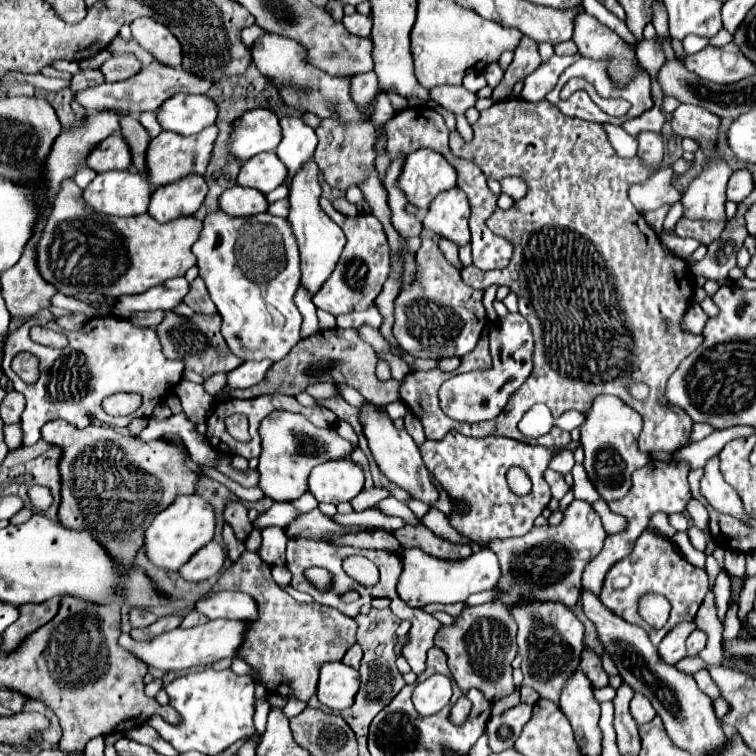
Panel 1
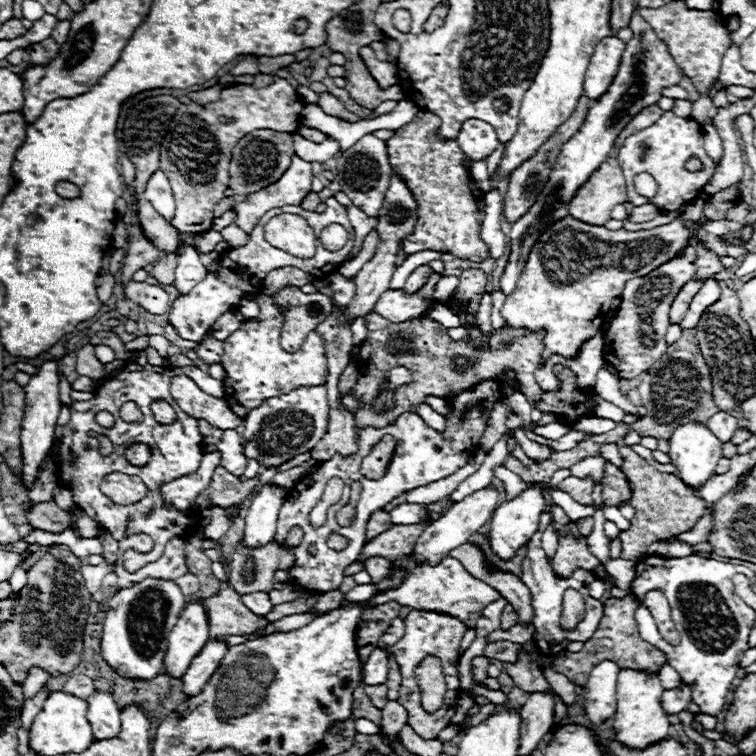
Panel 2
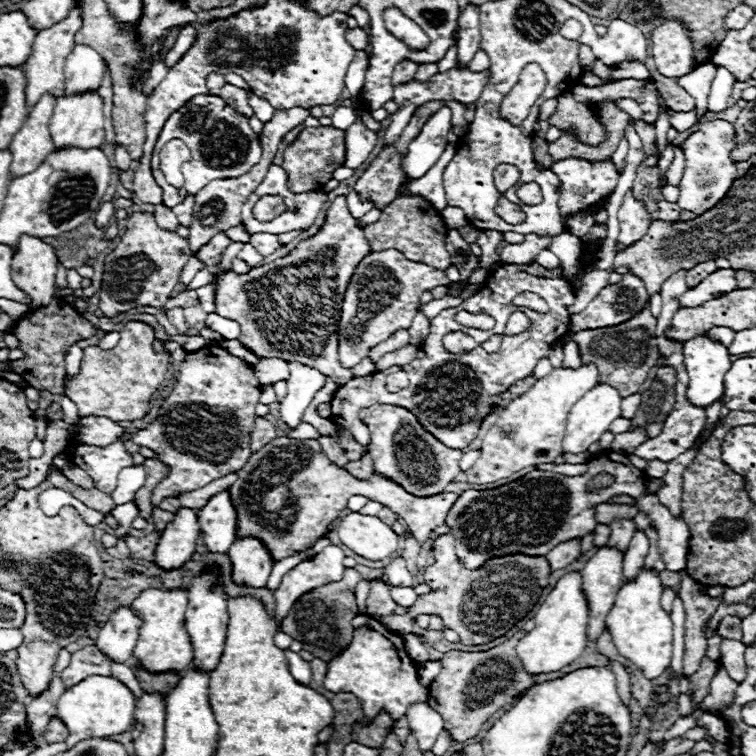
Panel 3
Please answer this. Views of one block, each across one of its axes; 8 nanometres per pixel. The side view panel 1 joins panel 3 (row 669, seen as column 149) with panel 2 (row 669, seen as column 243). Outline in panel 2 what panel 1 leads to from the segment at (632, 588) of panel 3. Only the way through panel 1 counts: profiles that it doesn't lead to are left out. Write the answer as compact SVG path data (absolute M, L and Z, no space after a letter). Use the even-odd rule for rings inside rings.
M632 668L620 670L618 684L616 684L618 710L616 710L616 716L612 722L612 726L618 730L616 740L620 740L632 748L646 748L648 744L658 742L668 736L670 720L660 704L662 692L664 692L664 688L662 688L662 682L656 672L644 672L644 670L632 670Z

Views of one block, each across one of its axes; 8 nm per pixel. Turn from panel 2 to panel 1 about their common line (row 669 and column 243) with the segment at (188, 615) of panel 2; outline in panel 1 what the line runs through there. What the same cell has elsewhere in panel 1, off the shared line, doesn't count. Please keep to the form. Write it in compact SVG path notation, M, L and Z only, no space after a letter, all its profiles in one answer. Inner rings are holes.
M262 152L242 164L236 184L268 194L284 184L286 174L286 166L280 162L276 152Z

